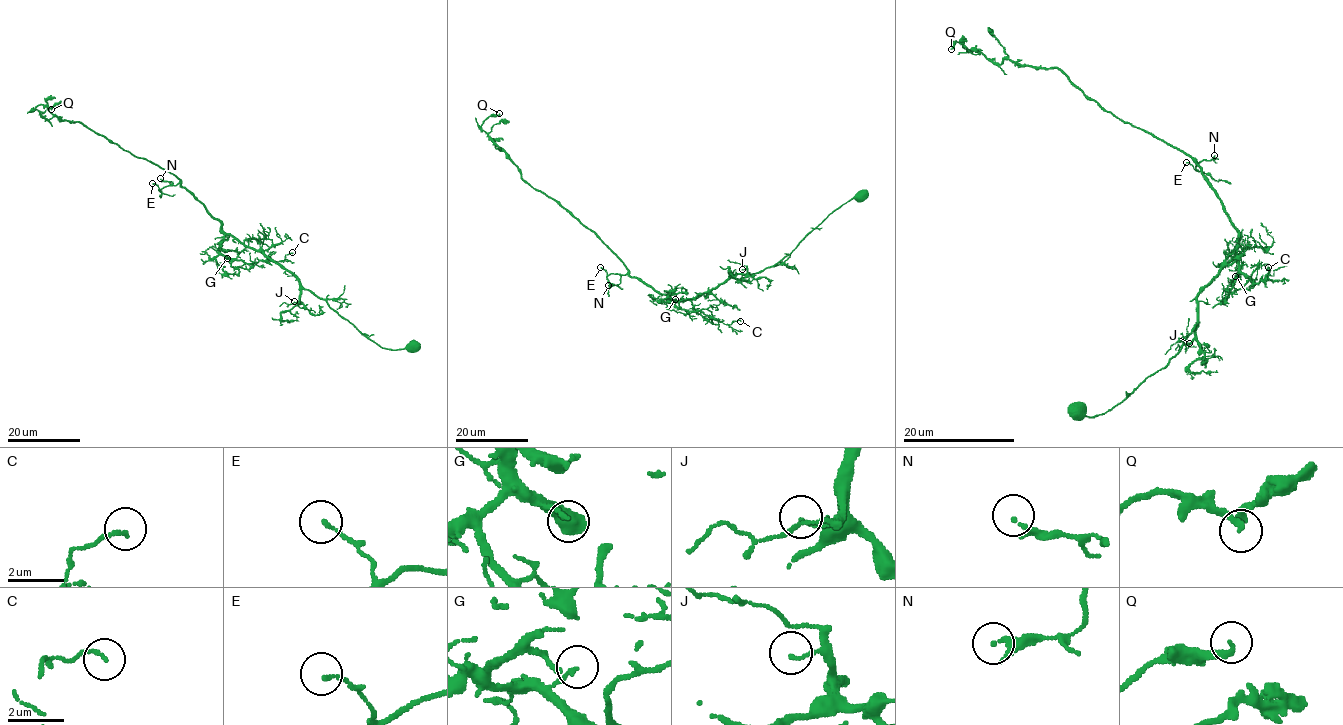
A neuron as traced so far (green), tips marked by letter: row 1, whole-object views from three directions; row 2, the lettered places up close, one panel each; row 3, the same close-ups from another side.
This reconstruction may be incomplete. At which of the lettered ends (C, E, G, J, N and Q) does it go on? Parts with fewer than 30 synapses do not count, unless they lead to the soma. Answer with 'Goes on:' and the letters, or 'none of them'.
Goes on: none of them

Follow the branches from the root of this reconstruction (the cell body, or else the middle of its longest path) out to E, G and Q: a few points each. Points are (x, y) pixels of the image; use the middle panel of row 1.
E: (656, 291), (627, 274), (607, 274), (600, 267)
G: (656, 291), (672, 300), (668, 302), (675, 299)
Q: (656, 291), (632, 277), (623, 262), (593, 232), (522, 178), (520, 169), (481, 128), (486, 119), (499, 113)

